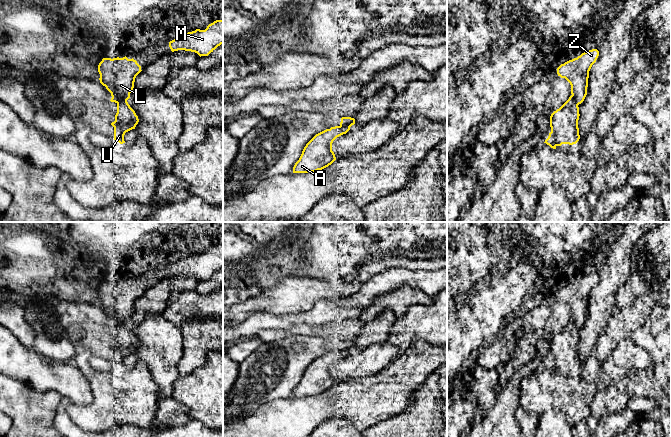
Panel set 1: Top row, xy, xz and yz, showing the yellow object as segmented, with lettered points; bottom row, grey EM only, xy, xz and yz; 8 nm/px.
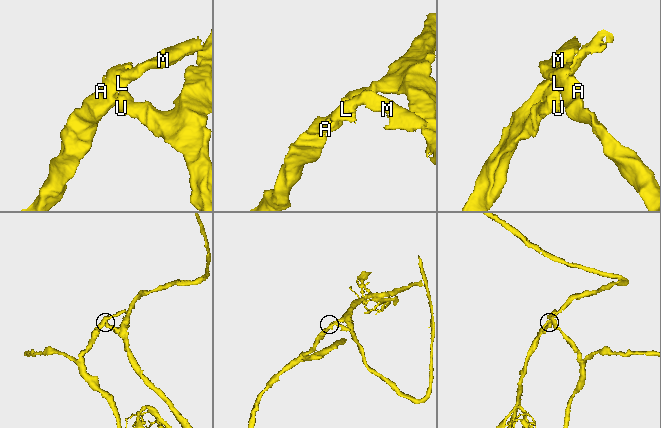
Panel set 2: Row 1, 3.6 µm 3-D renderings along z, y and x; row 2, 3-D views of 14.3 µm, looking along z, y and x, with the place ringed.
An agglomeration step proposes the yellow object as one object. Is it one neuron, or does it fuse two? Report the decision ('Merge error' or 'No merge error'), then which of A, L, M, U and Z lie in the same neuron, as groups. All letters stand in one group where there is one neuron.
Merge error. Groups: A L M Z / U

